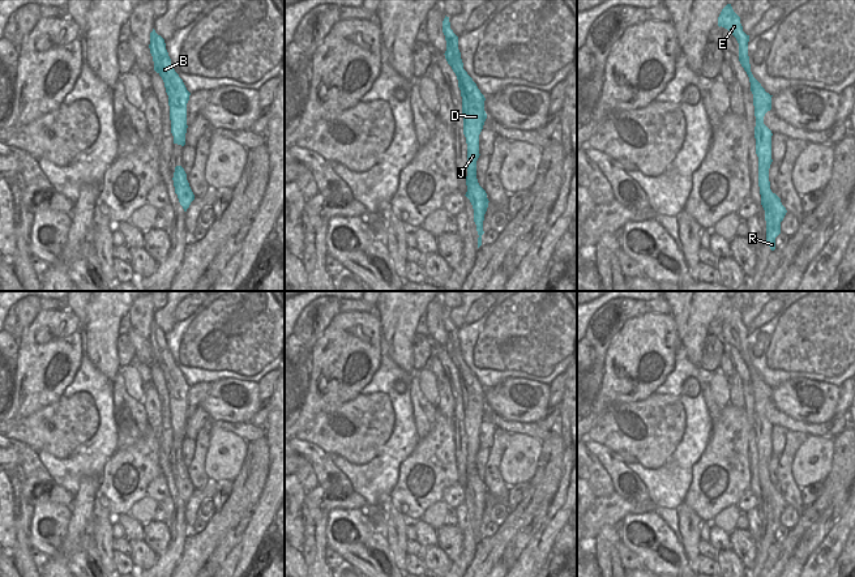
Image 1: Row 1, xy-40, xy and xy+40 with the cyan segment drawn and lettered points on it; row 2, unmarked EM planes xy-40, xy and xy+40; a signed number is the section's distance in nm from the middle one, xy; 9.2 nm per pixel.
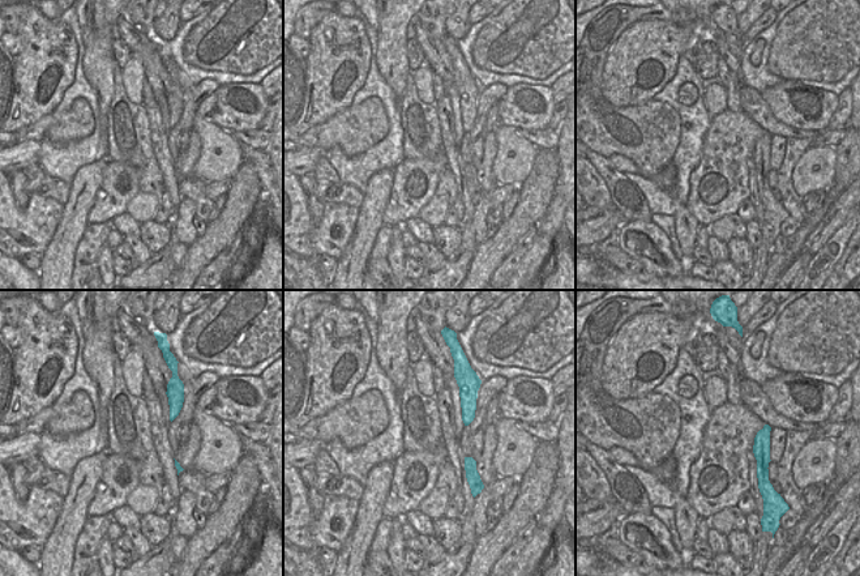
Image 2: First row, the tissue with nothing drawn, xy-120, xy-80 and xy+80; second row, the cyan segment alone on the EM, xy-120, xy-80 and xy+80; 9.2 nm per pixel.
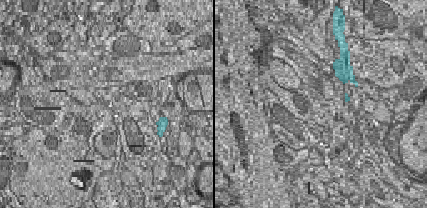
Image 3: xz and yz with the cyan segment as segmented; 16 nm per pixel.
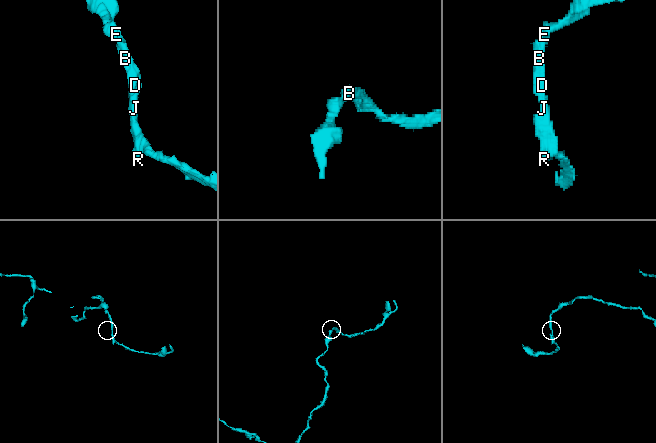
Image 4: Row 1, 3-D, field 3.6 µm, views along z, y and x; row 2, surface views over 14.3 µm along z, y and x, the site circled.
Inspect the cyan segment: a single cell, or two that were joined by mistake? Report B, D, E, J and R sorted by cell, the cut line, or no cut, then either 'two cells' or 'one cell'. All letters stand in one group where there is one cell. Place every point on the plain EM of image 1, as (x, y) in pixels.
groups B D E J / R; cut xy+40 (770, 483), (769, 499), (765, 503); two cells

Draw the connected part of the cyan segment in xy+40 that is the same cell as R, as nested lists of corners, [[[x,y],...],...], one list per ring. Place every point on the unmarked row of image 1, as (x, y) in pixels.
[[[769,484],[770,490],[770,500],[765,503],[765,513],[766,513],[766,534],[771,543],[775,542],[775,530],[781,526],[781,514],[783,513],[787,503],[782,497],[781,491]]]

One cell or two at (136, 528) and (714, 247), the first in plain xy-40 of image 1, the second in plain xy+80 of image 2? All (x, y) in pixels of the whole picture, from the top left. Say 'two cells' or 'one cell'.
one cell

